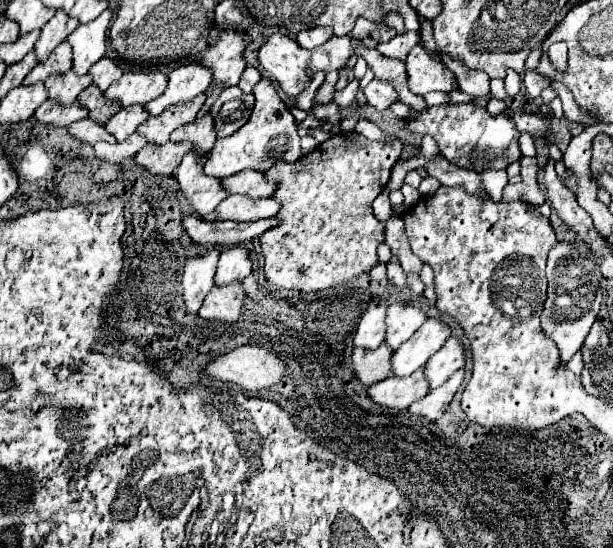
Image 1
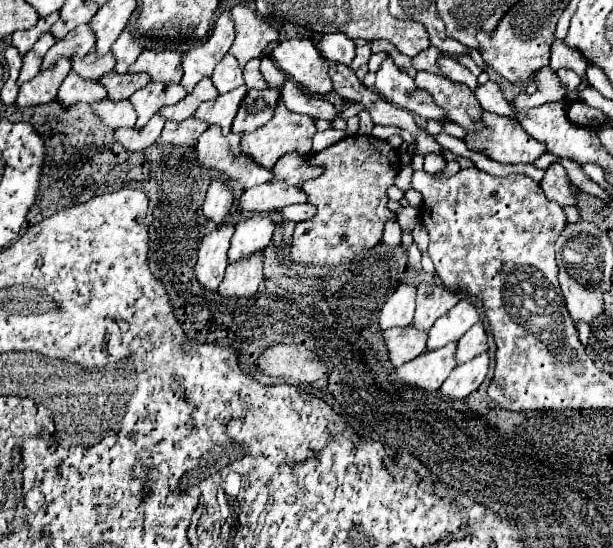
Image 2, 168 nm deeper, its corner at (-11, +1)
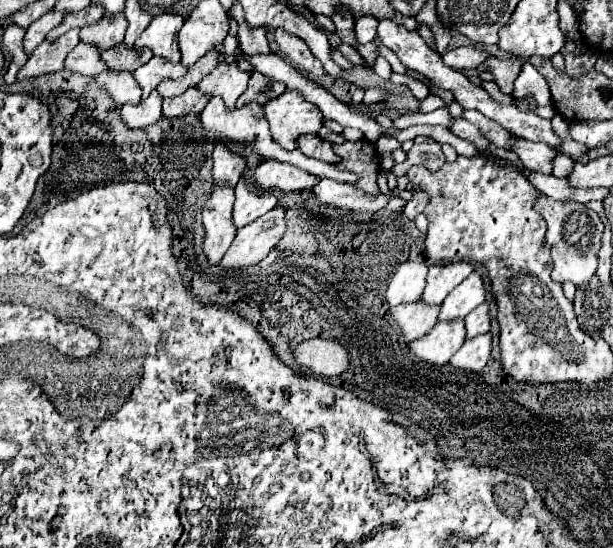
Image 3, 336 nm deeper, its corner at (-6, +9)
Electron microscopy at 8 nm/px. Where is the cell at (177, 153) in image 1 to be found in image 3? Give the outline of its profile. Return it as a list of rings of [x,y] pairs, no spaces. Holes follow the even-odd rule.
[[[189,88],[185,94],[163,102],[163,116],[179,118],[179,116],[187,116],[187,114],[199,114],[207,102],[209,102],[209,98],[203,96],[197,88]]]

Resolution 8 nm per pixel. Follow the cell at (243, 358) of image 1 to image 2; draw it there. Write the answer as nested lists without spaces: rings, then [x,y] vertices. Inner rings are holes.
[[[276,344],[268,348],[258,358],[258,368],[272,378],[282,378],[292,384],[310,384],[328,372],[326,364],[316,360],[316,356],[306,346],[294,344]]]

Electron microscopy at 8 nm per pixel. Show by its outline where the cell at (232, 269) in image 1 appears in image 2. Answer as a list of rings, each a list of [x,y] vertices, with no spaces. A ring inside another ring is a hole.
[[[254,216],[240,220],[232,236],[228,260],[236,262],[238,258],[244,258],[244,254],[254,254],[256,250],[264,250],[272,240],[274,228],[276,224],[272,222],[270,216]]]

